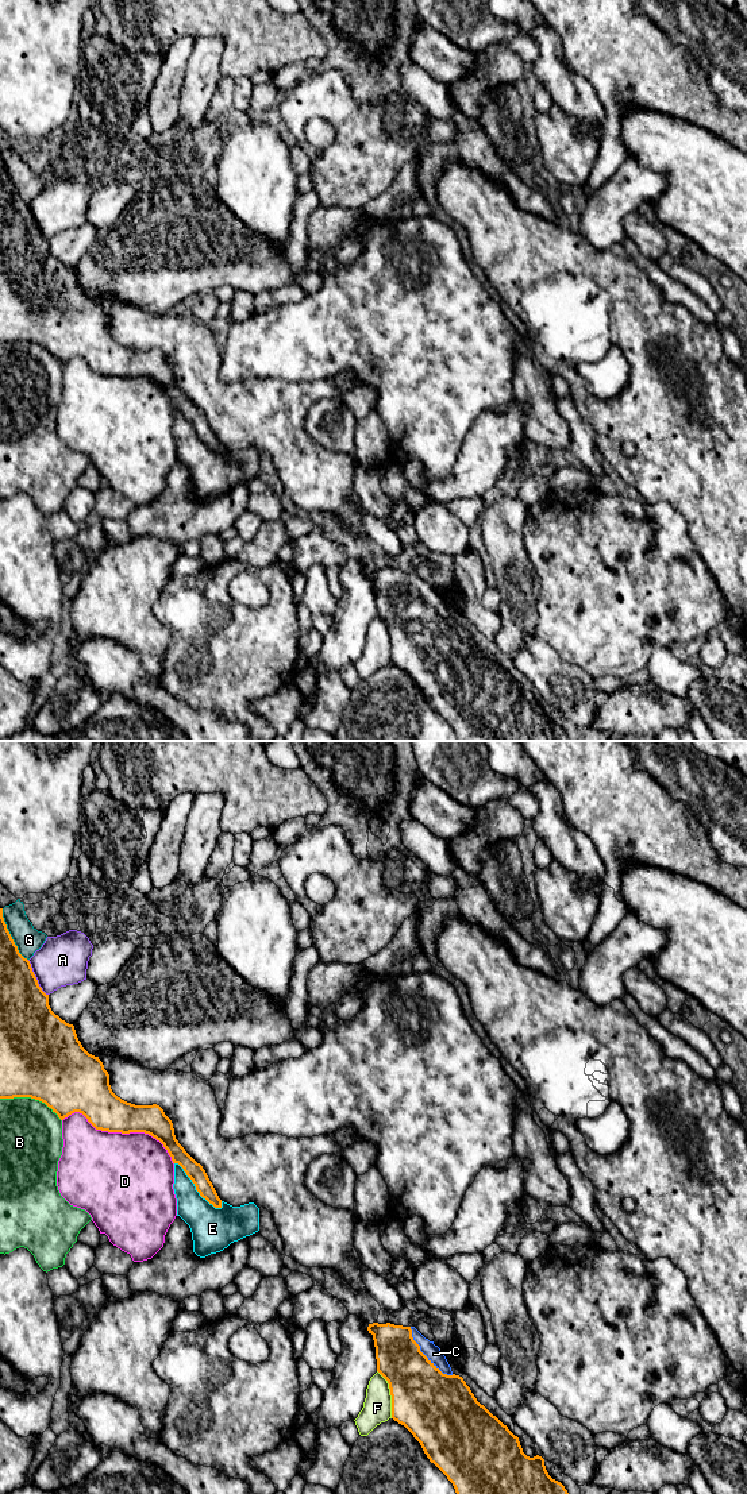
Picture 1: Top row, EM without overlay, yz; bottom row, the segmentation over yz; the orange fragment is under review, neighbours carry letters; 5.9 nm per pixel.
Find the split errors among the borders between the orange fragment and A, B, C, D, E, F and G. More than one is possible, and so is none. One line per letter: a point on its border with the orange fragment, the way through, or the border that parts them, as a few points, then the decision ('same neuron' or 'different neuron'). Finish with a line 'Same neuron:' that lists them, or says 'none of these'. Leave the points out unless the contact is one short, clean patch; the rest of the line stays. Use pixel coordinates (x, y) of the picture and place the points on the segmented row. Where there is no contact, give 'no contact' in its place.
A: meets orange in yz at (35, 977); different neuron
B: meets orange in yz at (31, 1097); different neuron
C: meets orange in yz at (423, 1354); same neuron
D: meets orange in yz at (122, 1132); different neuron
E: meets orange in yz at (196, 1189); different neuron
F: meets orange in yz at (391, 1394); different neuron
G: meets orange in yz at (10, 934); different neuron
Same neuron: C

